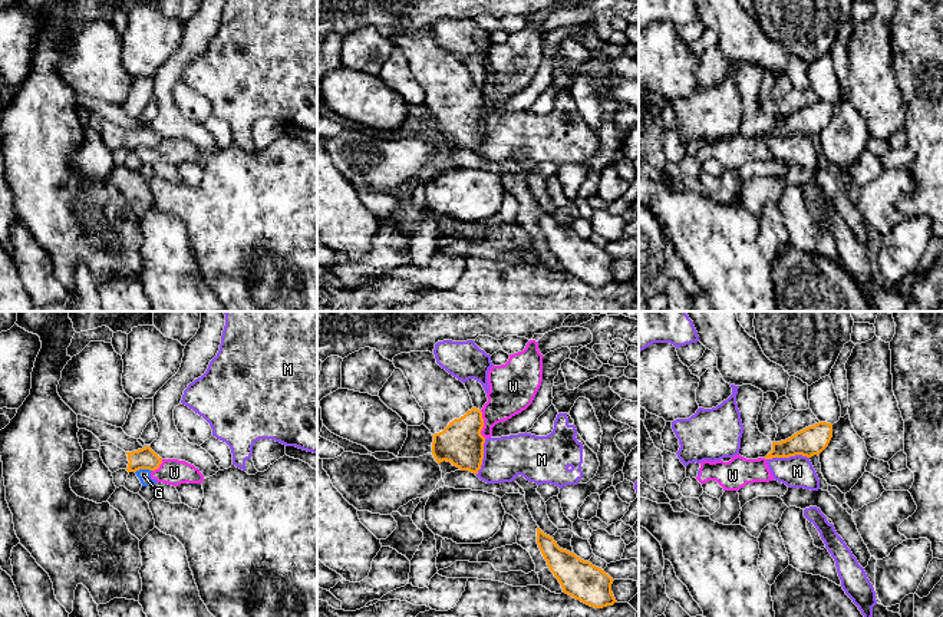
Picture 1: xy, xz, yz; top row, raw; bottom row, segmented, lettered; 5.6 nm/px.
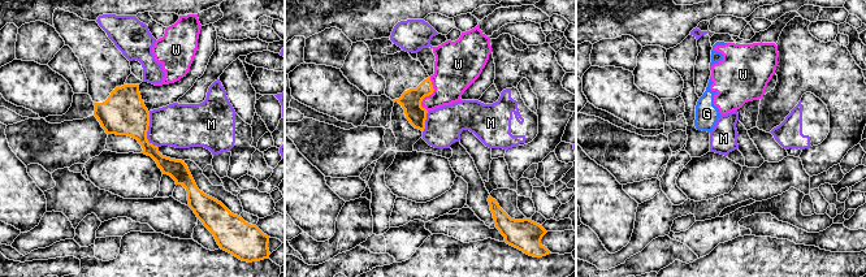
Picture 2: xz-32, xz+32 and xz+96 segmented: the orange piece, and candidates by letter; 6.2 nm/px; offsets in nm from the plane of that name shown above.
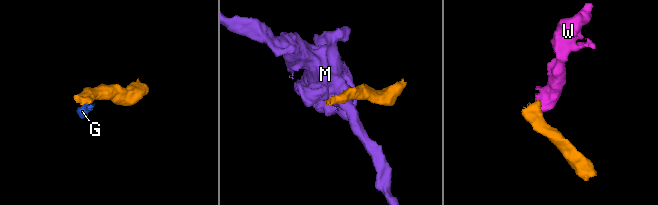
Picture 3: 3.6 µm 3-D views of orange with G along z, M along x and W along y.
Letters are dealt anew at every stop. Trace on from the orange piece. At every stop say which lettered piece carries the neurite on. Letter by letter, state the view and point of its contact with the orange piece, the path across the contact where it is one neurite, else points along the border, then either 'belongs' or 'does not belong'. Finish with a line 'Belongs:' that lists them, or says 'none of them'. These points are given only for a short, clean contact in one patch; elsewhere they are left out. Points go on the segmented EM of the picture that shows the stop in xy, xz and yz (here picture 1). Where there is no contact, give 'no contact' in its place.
G: xy (142, 468) | along xy (151, 469), (138, 469), (135, 472) | does not belong
M: yz (787, 457) | along yz (808, 457), (790, 455), (767, 459) | does not belong
W: xz (482, 425) | along xz (480, 411), (482, 419), (481, 434), (485, 438) | does not belong
Belongs: none of them

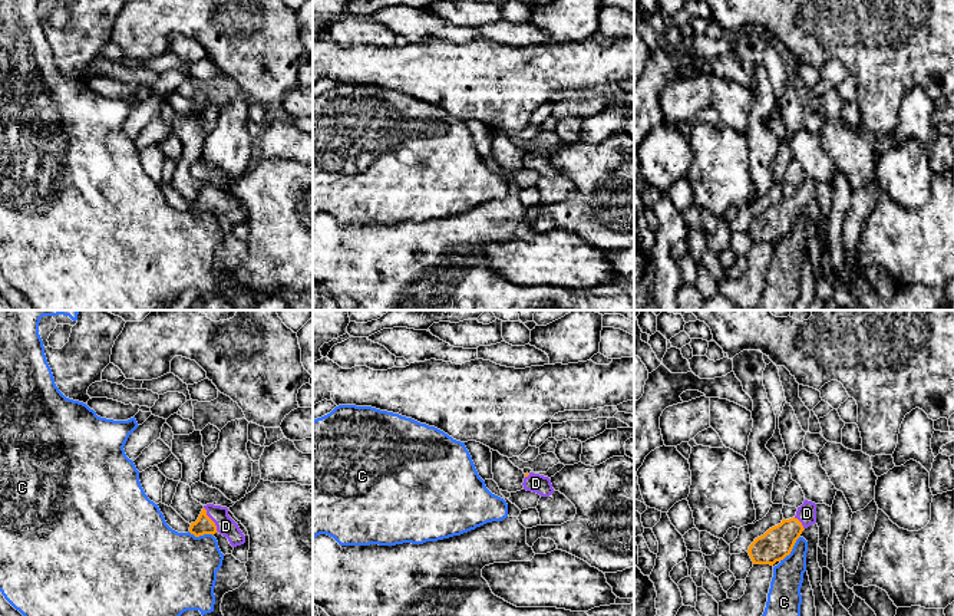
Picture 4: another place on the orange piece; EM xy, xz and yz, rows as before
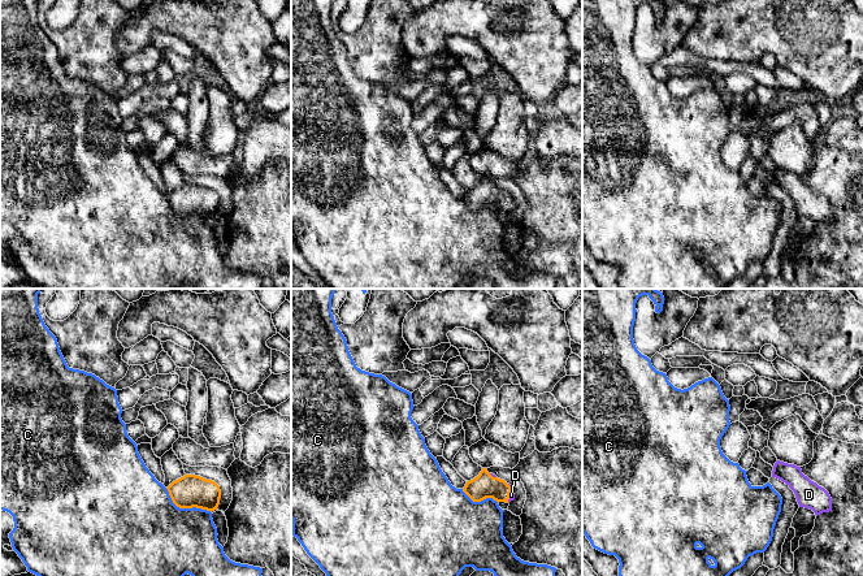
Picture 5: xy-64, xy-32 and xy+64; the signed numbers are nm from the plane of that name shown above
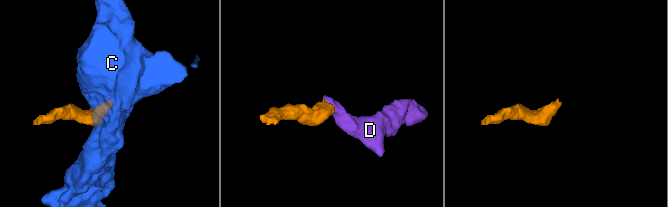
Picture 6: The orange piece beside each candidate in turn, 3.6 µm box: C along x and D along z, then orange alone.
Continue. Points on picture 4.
C: yz (791, 550) | does not belong
D: xy (211, 520) | across xy (204, 524), (211, 520), (225, 526) | belongs
Belongs: D

